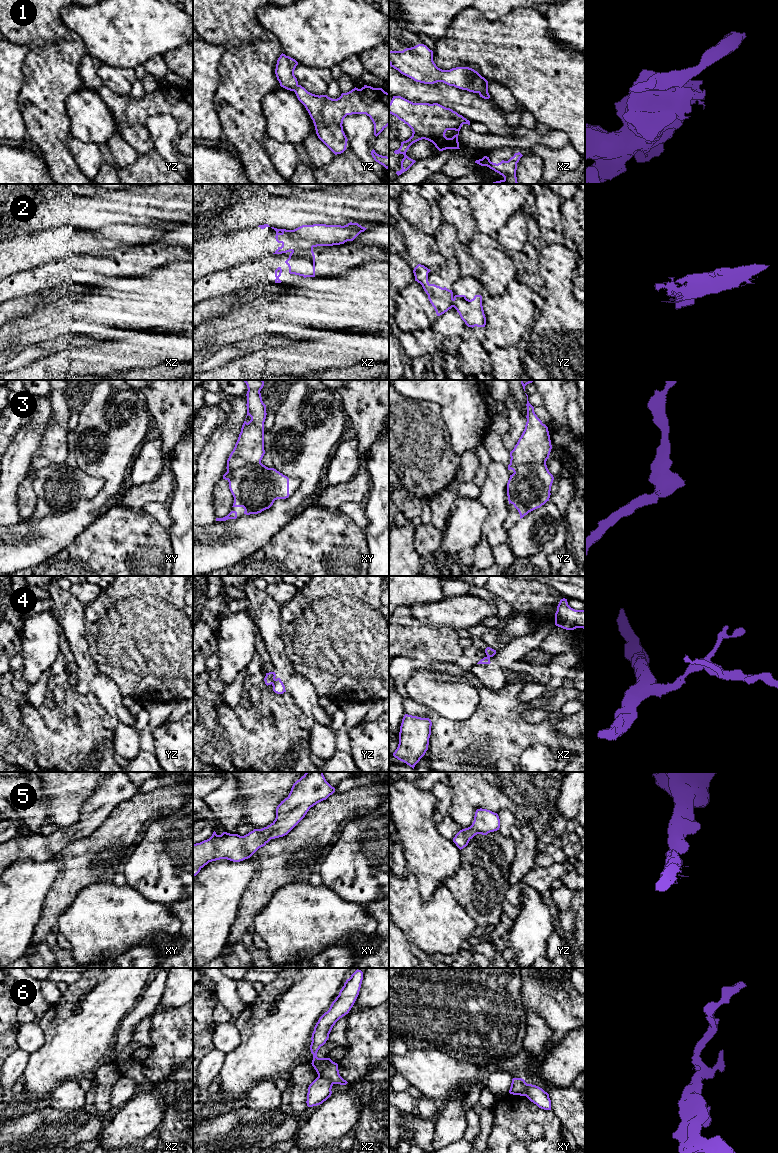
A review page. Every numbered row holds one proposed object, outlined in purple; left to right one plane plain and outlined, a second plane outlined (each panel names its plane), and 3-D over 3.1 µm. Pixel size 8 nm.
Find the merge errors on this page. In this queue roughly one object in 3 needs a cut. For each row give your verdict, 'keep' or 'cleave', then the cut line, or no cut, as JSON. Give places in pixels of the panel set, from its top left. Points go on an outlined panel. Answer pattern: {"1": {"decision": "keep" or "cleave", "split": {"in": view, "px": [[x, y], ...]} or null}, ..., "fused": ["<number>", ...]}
{"1": {"decision": "cleave", "split": {"in": "xz", "px": [[487, 90], [479, 93]]}}, "2": {"decision": "cleave", "split": {"in": "xz", "px": [[312, 247], [292, 252]]}}, "3": {"decision": "cleave", "split": {"in": "xy", "px": [[260, 461], [238, 467], [228, 480]]}}, "4": {"decision": "cleave", "split": {"in": "yz", "px": [[274, 678], [272, 684]]}}, "5": {"decision": "keep", "split": null}, "6": {"decision": "cleave", "split": {"in": "xz", "px": [[318, 1075], [328, 1078], [333, 1083]]}}, "fused": ["1", "2", "3", "4", "6"]}

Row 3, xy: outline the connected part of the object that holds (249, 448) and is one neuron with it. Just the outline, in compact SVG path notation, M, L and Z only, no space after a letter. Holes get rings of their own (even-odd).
M243 380L248 388L247 391L247 416L251 417L251 420L247 423L244 421L238 440L235 444L233 451L231 452L227 460L227 472L223 475L223 479L229 480L232 473L247 464L261 462L265 450L264 450L264 422L266 419L266 405L262 401L261 389L264 386L263 380ZM246 416L246 418L247 418Z

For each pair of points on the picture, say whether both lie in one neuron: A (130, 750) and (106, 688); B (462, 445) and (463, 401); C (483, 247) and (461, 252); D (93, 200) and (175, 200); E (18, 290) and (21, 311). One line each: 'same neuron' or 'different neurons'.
A: different neurons
B: same neuron
C: different neurons
D: same neuron
E: different neurons

